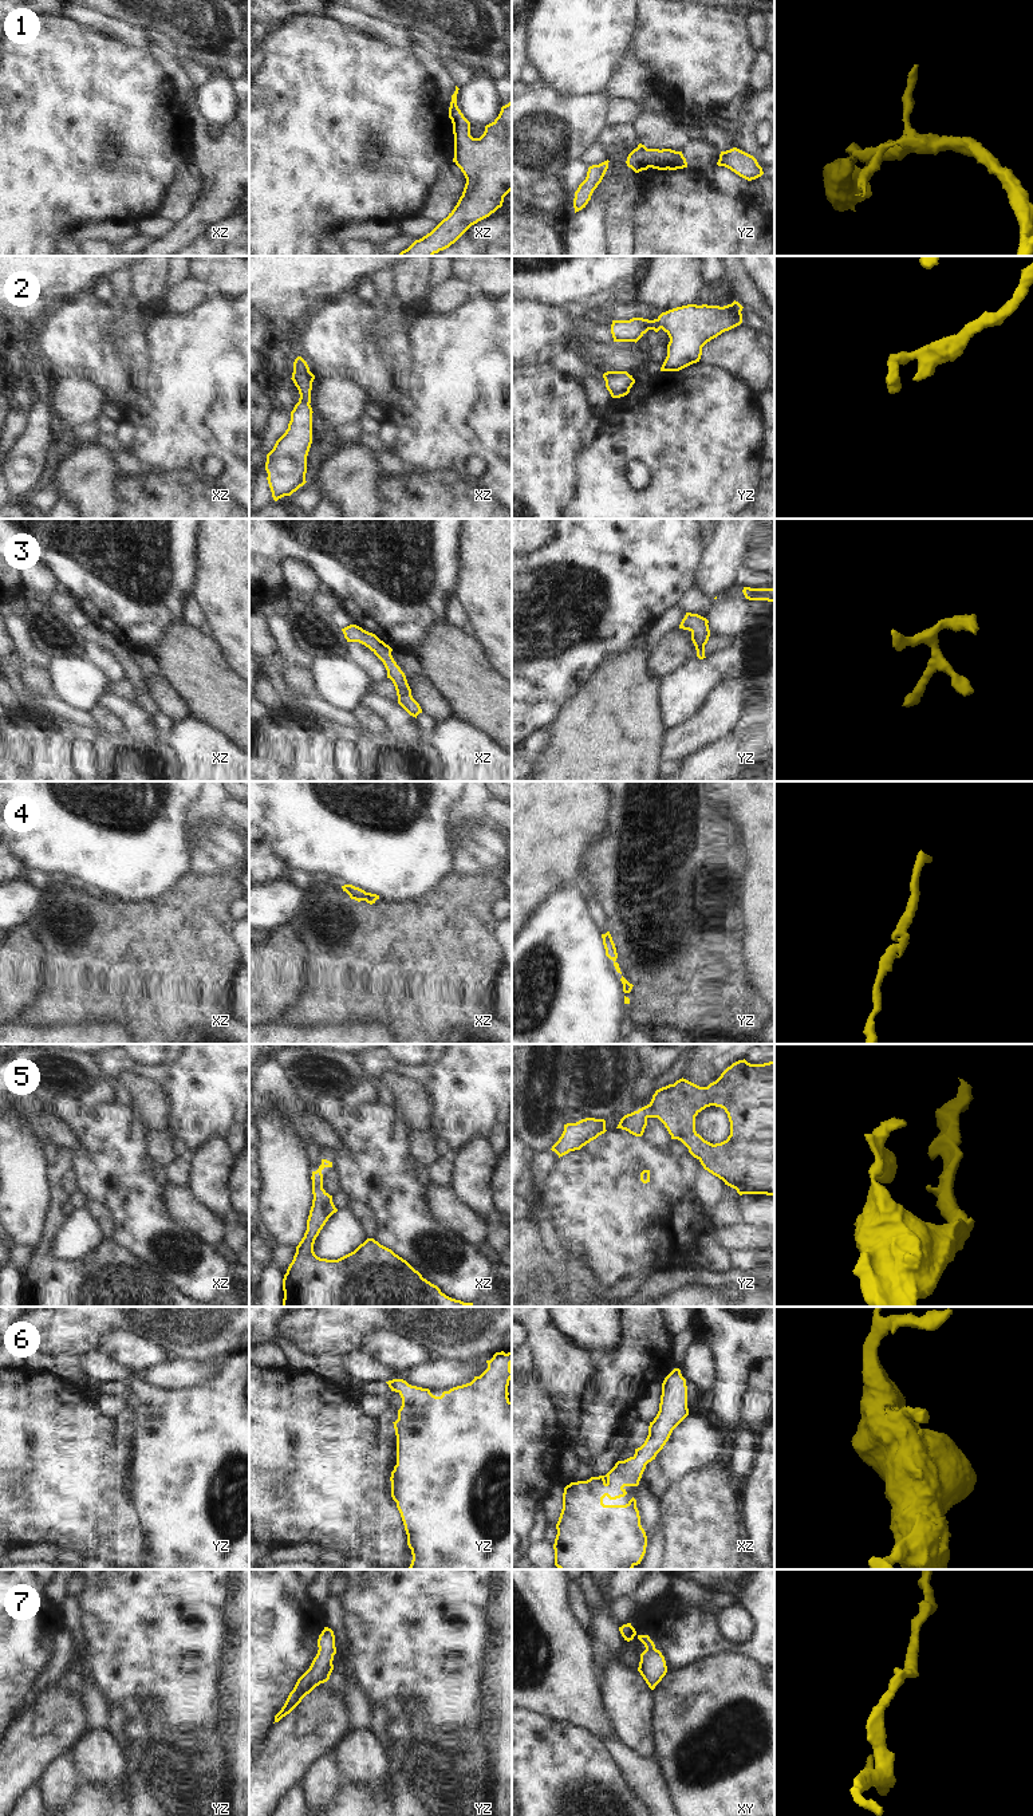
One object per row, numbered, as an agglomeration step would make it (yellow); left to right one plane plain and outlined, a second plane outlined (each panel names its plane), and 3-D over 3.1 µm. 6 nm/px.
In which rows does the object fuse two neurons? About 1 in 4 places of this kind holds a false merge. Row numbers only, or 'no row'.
no row

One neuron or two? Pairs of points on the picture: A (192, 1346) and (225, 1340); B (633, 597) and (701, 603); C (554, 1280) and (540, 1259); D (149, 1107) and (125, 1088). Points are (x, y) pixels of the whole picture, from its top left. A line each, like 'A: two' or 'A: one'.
A: one
B: two
C: two
D: one

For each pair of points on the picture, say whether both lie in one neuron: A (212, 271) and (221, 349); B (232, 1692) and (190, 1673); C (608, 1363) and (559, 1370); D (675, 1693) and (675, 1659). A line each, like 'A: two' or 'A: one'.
A: two
B: two
C: two
D: two

